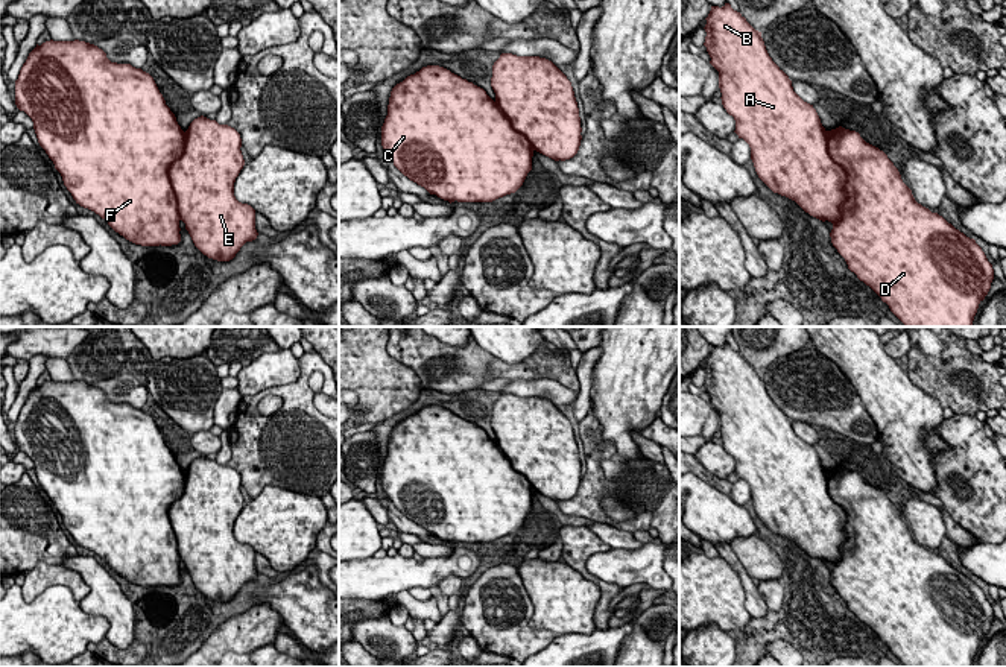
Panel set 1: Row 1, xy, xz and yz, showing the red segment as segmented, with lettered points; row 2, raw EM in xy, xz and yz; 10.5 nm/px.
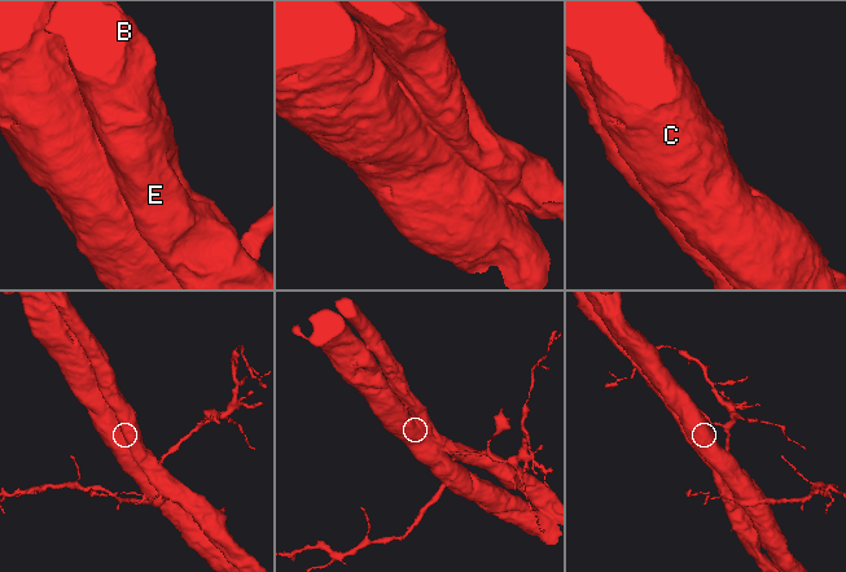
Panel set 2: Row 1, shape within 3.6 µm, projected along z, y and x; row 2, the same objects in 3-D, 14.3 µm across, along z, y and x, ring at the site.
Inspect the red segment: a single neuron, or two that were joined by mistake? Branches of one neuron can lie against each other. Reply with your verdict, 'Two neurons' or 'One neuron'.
One neuron

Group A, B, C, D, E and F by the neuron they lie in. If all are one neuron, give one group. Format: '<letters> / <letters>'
A B C D E F

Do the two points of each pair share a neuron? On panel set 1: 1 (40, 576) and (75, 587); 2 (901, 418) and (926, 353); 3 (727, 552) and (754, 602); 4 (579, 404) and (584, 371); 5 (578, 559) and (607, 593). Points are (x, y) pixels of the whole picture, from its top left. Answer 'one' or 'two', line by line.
1: one
2: two
3: one
4: one
5: one

